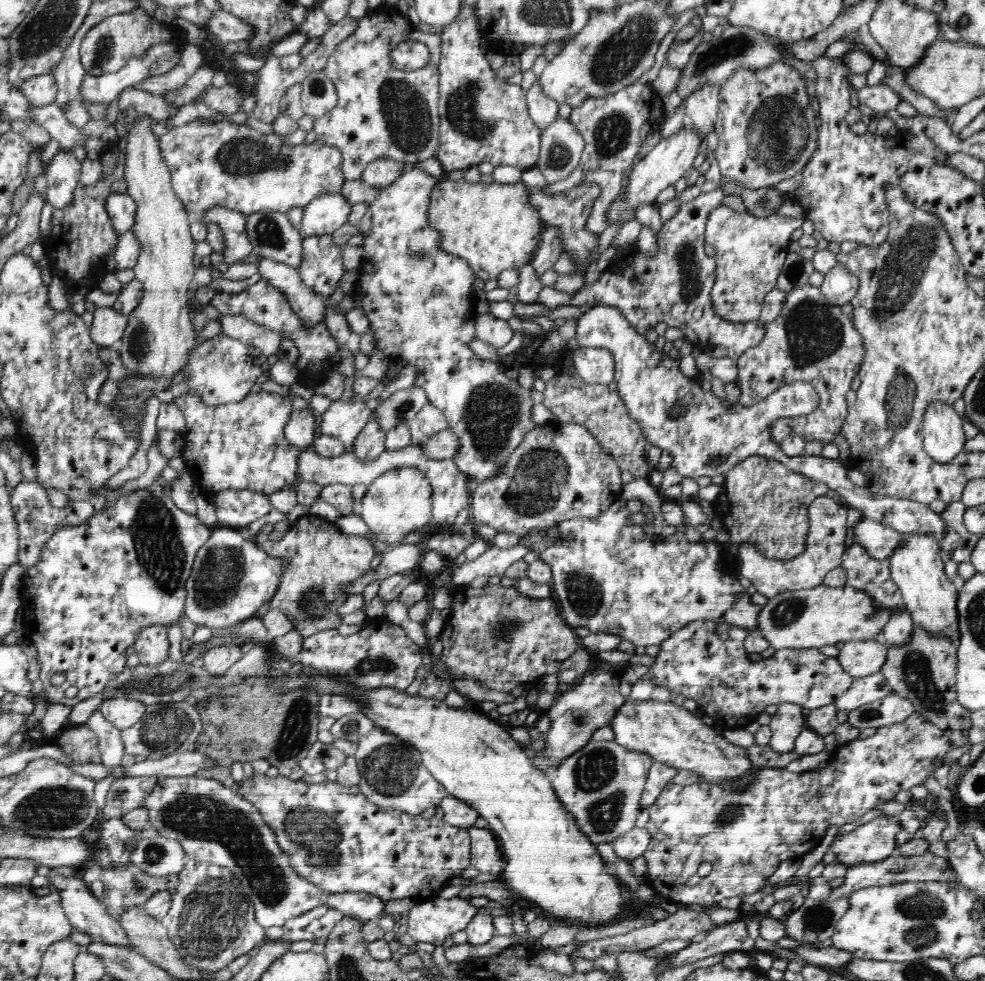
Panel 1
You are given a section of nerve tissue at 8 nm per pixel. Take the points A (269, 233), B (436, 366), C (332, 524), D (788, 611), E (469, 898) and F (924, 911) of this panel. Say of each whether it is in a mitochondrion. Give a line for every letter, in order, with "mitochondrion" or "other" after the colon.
A: mitochondrion
B: other
C: other
D: mitochondrion
E: other
F: mitochondrion

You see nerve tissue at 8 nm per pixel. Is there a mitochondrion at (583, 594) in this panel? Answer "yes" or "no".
yes

